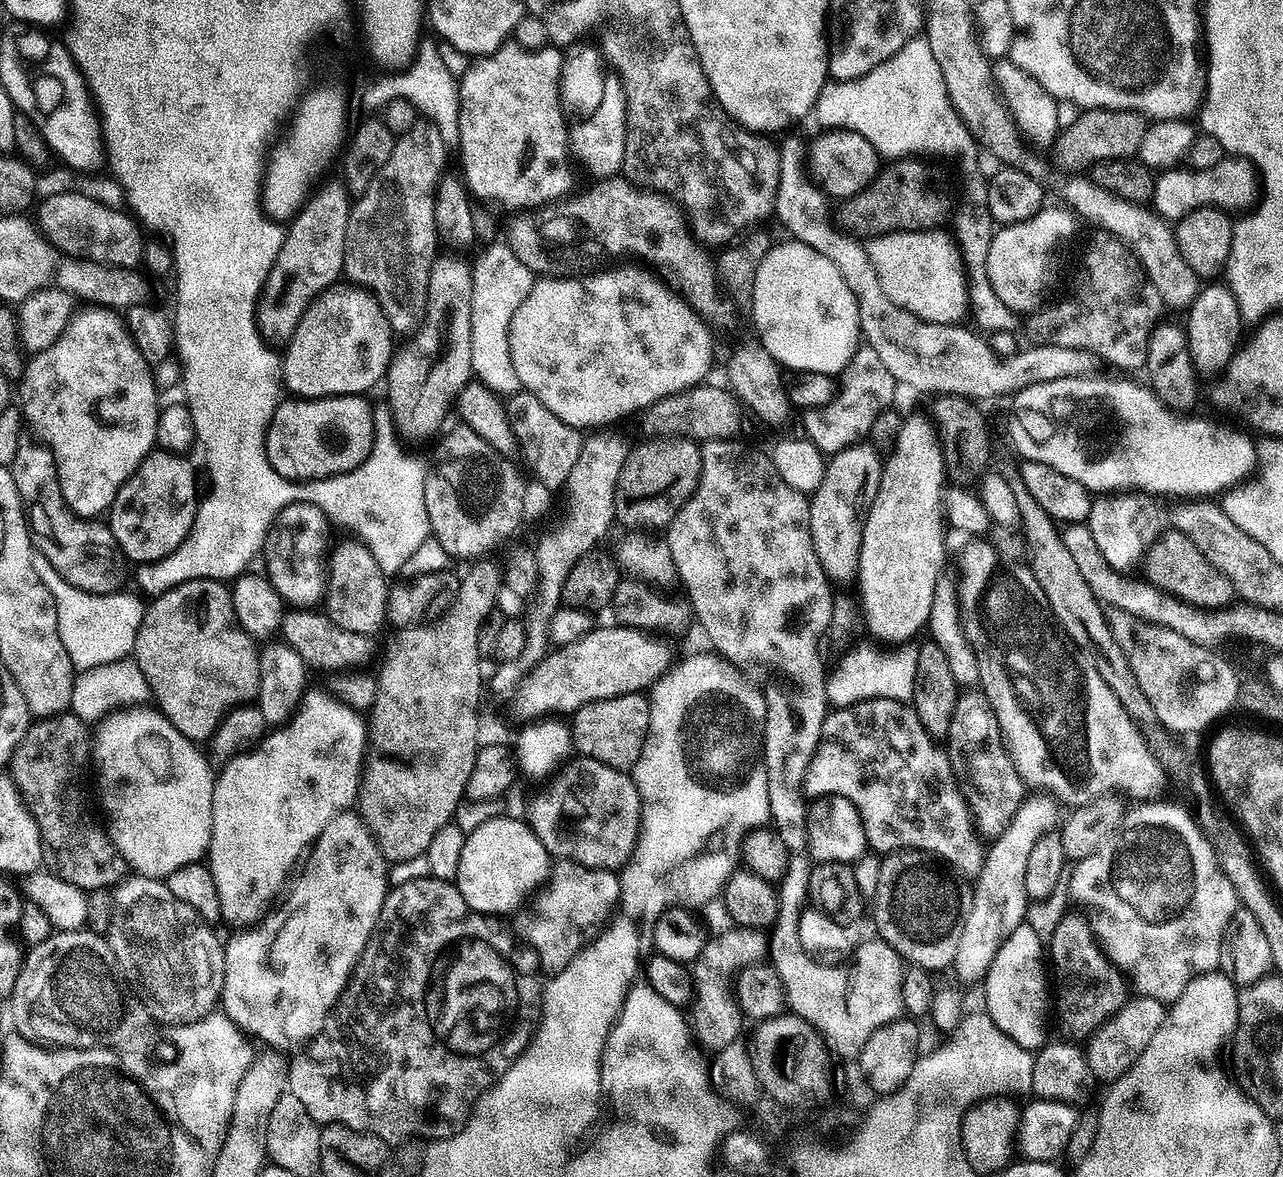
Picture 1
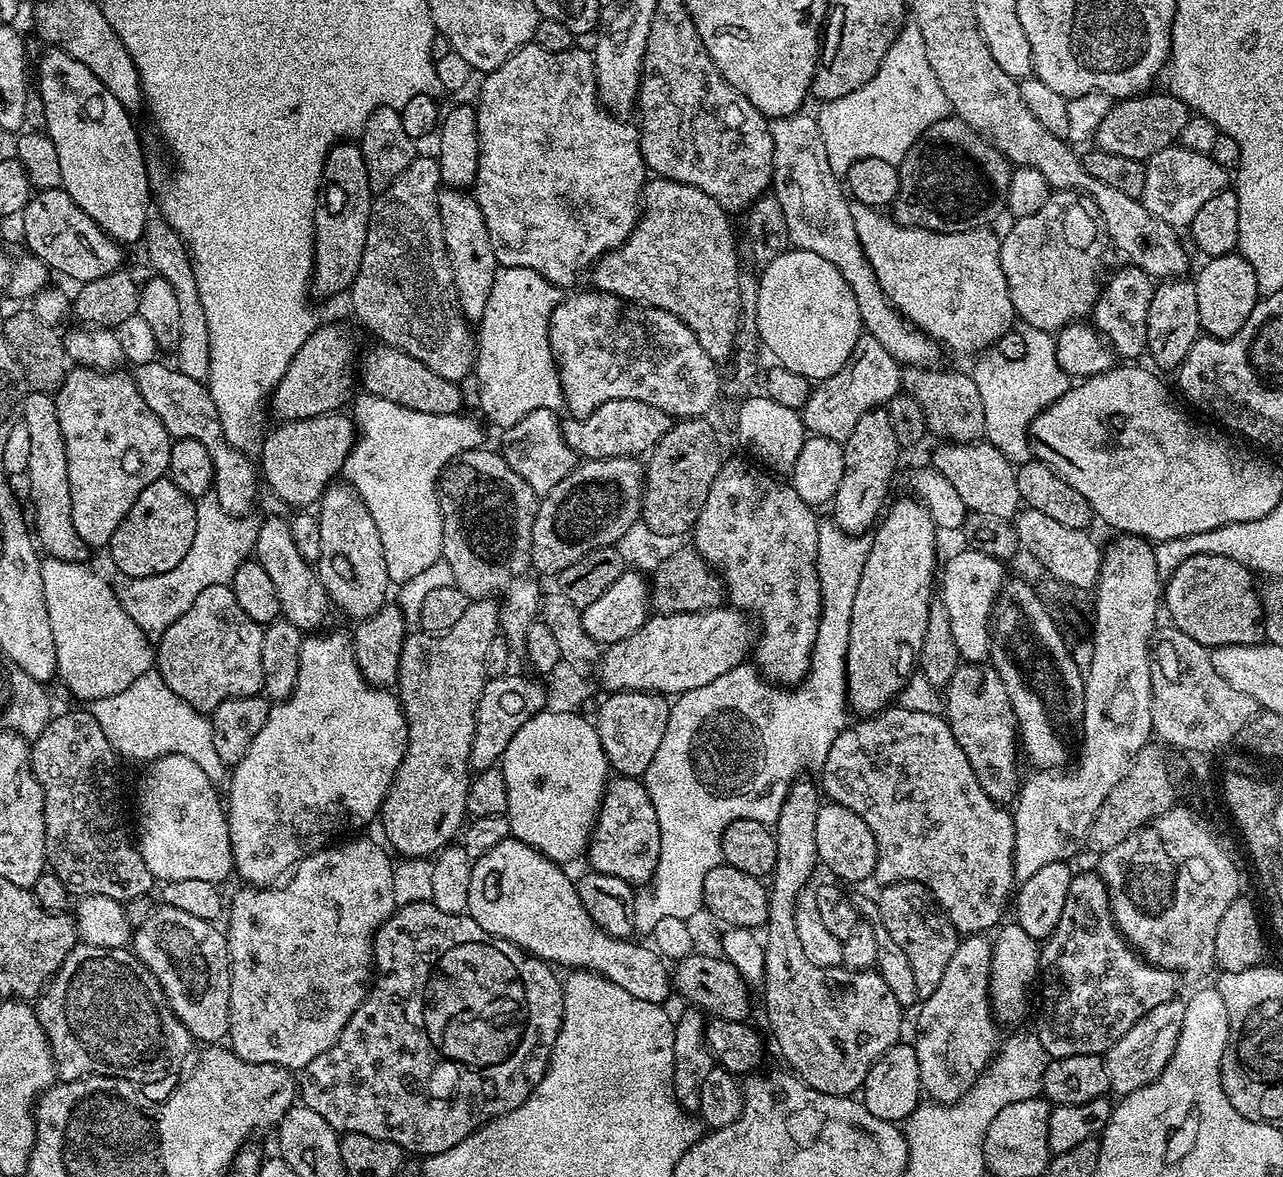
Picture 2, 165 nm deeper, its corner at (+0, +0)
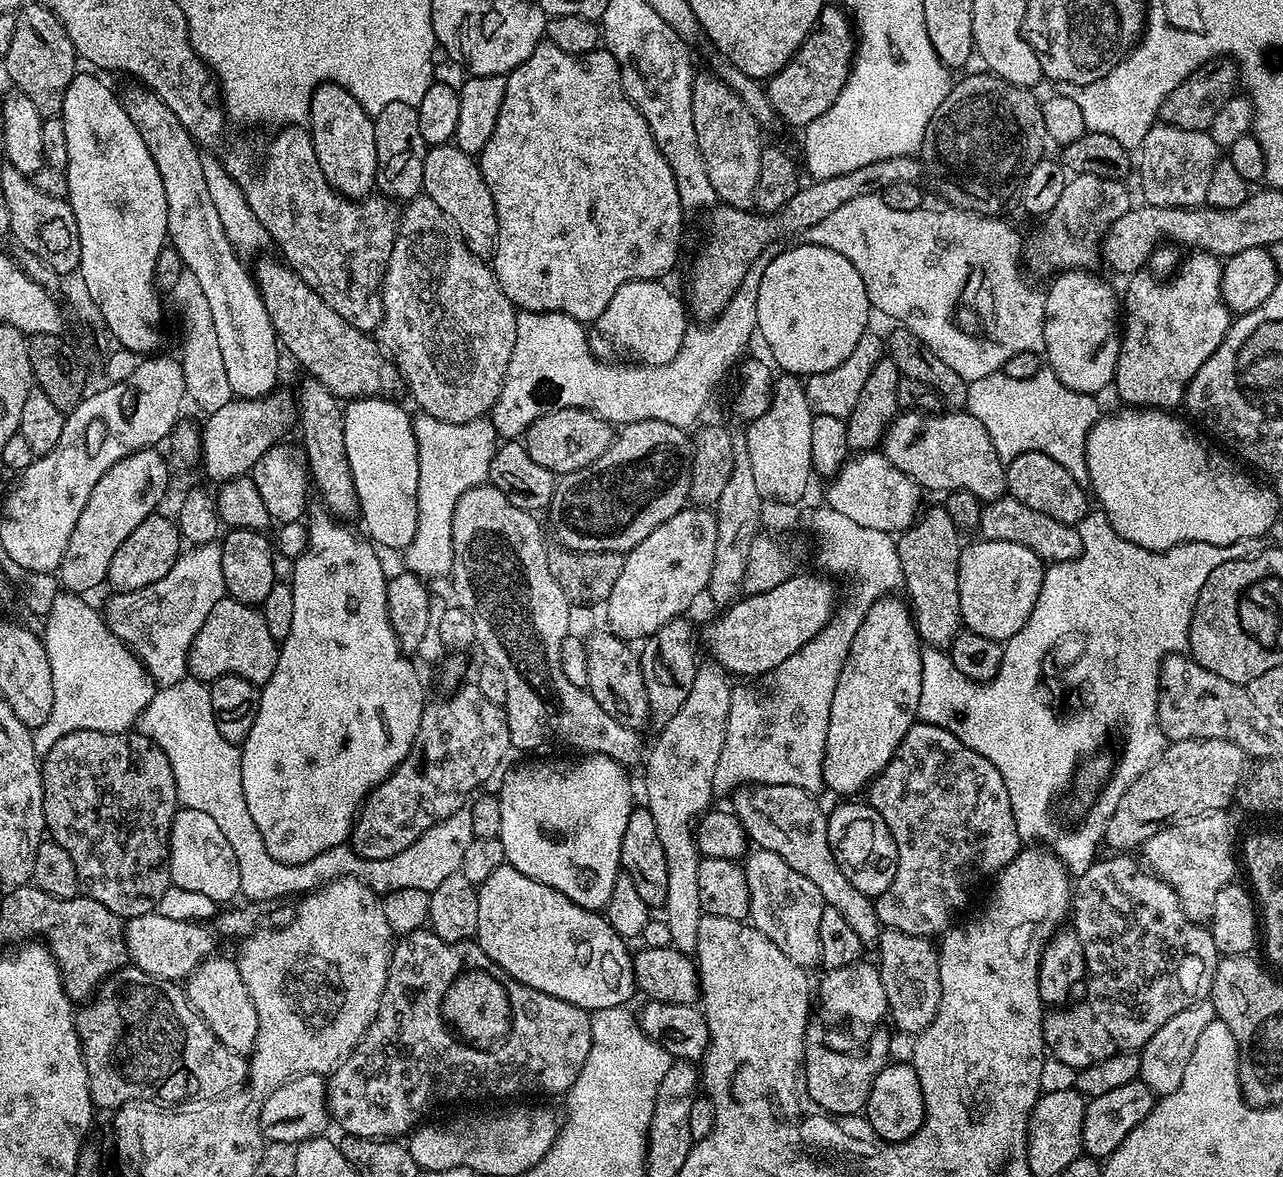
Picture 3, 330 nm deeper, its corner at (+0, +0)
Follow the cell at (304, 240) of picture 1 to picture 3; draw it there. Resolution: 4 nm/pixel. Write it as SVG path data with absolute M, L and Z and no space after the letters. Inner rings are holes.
M319 84L308 107L306 127L312 137L314 154L326 182L349 200L363 200L376 188L376 147L373 117L342 86Z

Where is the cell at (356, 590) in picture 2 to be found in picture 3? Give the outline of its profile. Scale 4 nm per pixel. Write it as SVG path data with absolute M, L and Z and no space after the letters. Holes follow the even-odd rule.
M305 375L300 389L294 395L298 405L298 428L300 440L304 443L303 455L314 488L320 491L323 507L337 518L355 517L360 510L358 494L354 490L354 478L350 474L350 462L346 458L346 438L344 437L344 408L334 393L326 390L322 382Z

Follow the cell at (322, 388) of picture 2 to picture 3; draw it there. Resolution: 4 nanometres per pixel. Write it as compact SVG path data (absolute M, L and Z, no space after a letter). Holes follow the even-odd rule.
M273 390L257 400L233 398L226 406L207 413L200 433L200 459L204 472L212 480L225 482L247 477L253 466L276 444L281 443L284 431L293 427L298 416L298 405L291 391Z

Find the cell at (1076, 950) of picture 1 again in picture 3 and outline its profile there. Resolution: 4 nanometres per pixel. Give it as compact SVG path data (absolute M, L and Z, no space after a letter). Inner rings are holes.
M1108 855L1112 856L1106 857L1105 860L1104 857L1097 858L1086 871L1079 873L1075 877L1074 887L1072 889L1070 924L1078 934L1080 945L1084 951L1088 997L1085 998L1084 1004L1073 1003L1063 1010L1049 1011L1044 1017L1044 1043L1047 1051L1050 1053L1051 1059L1057 1060L1058 1062L1066 1062L1066 1066L1077 1070L1094 1066L1106 1058L1117 1056L1120 1052L1139 1053L1144 1044L1150 1042L1150 1038L1154 1038L1154 1034L1158 1034L1158 1030L1162 1030L1162 1026L1166 1026L1166 1022L1170 1022L1170 1018L1174 1018L1174 1014L1182 1014L1182 1010L1186 1010L1186 1006L1194 1006L1194 1002L1205 999L1211 993L1214 974L1216 973L1218 953L1214 946L1214 938L1212 937L1211 931L1203 923L1188 918L1180 905L1180 899L1176 891L1162 878L1155 876L1137 857L1136 861L1134 858L1135 855Z

